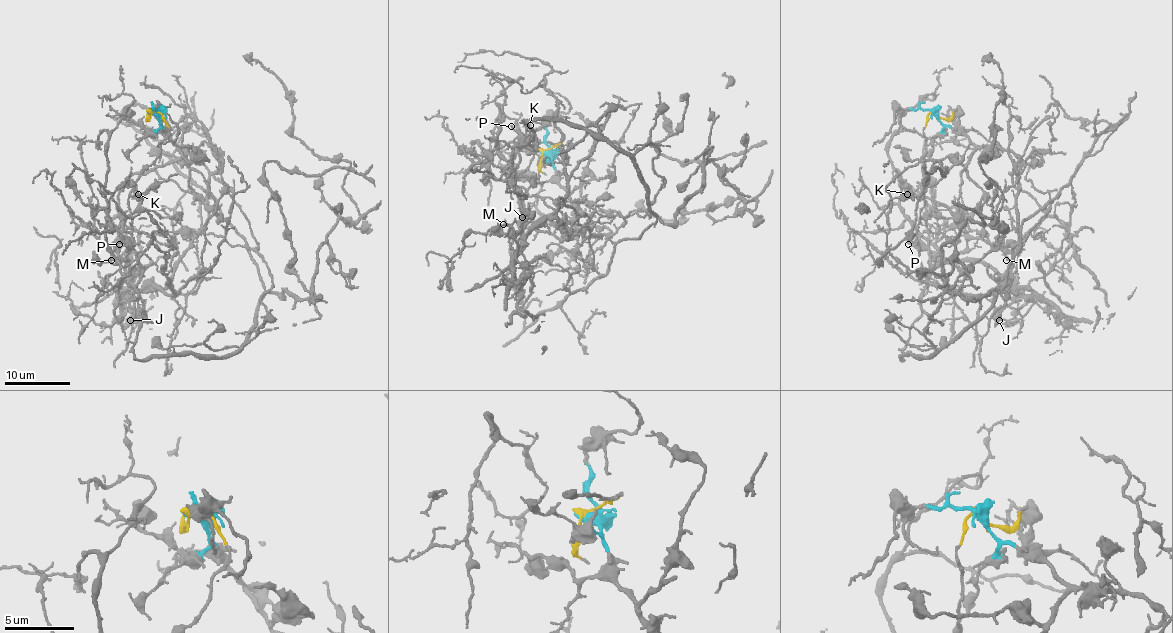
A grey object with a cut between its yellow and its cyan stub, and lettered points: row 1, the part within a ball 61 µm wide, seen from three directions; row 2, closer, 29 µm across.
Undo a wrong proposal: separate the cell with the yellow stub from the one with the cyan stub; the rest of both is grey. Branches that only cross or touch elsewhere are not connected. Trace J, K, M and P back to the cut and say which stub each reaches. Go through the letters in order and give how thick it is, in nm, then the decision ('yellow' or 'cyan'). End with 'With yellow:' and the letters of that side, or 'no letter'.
J: 150 nm thick; cyan
K: 170 nm thick; yellow
M: 190 nm thick; cyan
P: 200 nm thick; cyan
With yellow: K

